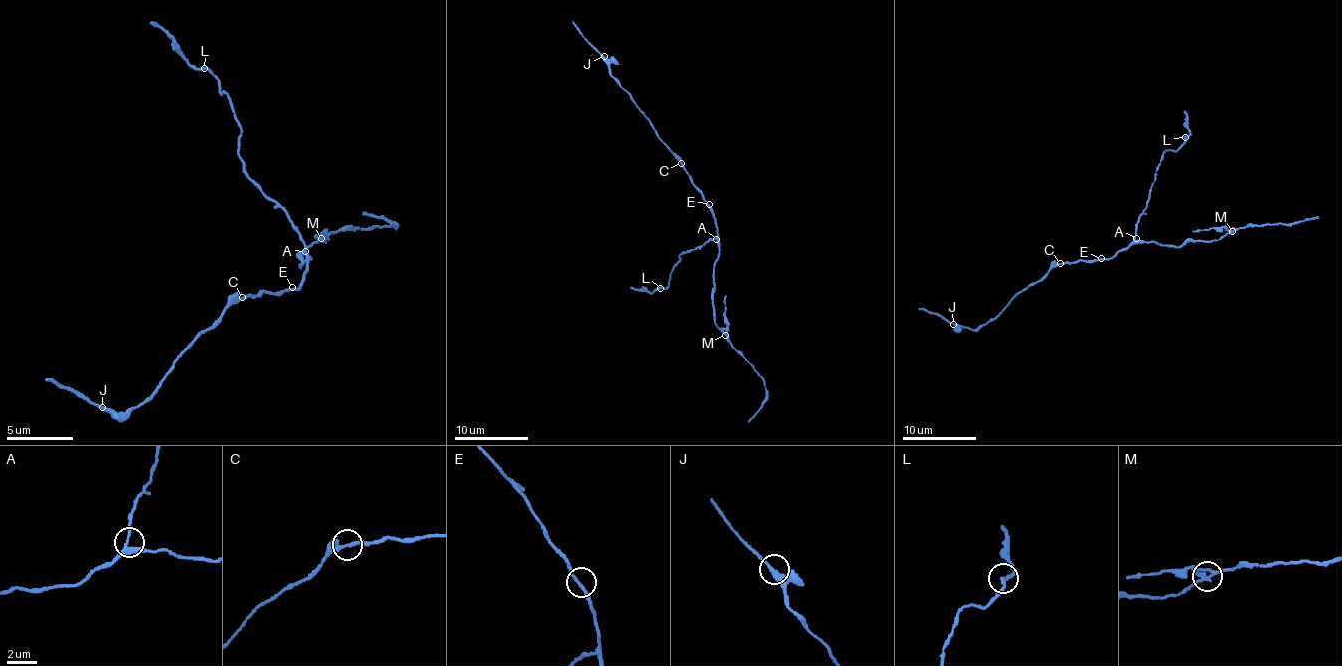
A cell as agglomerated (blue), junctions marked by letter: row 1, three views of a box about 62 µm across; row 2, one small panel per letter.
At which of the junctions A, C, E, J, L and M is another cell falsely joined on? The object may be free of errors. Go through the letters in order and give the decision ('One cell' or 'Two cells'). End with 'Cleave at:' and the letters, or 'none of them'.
A: One cell
C: One cell
E: One cell
J: One cell
L: One cell
M: Two cells
Cleave at: M

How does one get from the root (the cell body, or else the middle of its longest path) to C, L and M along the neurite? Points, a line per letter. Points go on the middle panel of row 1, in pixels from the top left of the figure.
C: (707, 205), (703, 194), (681, 163)
L: (707, 205), (716, 224), (716, 237), (681, 253), (681, 259), (670, 274), (668, 285), (661, 288)
M: (707, 205), (718, 235), (712, 314), (714, 323), (725, 334)

